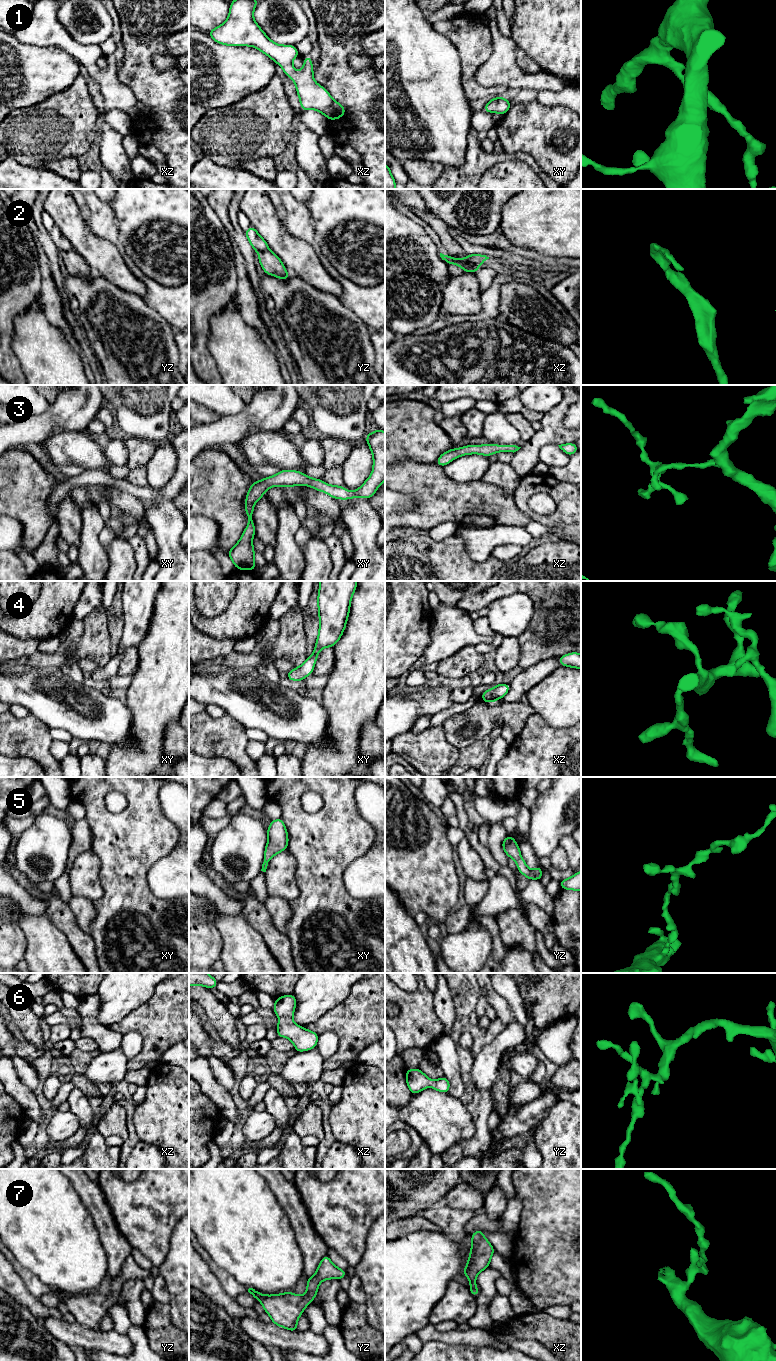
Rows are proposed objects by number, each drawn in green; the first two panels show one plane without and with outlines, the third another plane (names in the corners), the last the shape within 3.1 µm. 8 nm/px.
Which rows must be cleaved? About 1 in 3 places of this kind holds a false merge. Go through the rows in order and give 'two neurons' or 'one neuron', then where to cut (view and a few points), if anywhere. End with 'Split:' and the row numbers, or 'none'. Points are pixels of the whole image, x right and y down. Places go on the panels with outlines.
1: one neuron; no cut
2: two neurons; cut in xz along (477, 266), (464, 265), (462, 267)
3: one neuron; no cut
4: one neuron; no cut
5: one neuron; no cut
6: one neuron; no cut
7: one neuron; no cut
Split: 2

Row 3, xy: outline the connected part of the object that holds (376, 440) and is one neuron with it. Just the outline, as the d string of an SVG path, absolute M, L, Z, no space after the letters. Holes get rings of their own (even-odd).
M377 429L366 434L366 442L373 455L373 470L369 478L354 491L348 491L343 486L328 485L321 479L308 477L300 471L281 470L272 477L265 477L261 481L254 481L245 499L245 511L248 517L248 525L240 540L228 551L228 556L236 569L255 571L254 547L252 538L255 535L255 525L252 519L254 504L264 496L265 492L274 486L290 488L295 485L311 486L317 491L330 495L333 499L348 500L351 498L370 499L378 487L385 480L385 432Z

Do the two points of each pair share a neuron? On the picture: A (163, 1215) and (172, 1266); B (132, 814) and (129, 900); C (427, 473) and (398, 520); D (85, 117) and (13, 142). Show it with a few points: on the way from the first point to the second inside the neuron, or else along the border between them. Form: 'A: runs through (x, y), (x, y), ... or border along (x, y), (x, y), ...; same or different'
A: border along (175, 1225), (167, 1256), (158, 1267); different
B: runs through (132, 835), (132, 840), (129, 843), (129, 879); same
C: runs through (429, 487), (429, 500), (412, 517); same
D: runs through (67, 122), (53, 130), (31, 135); same

